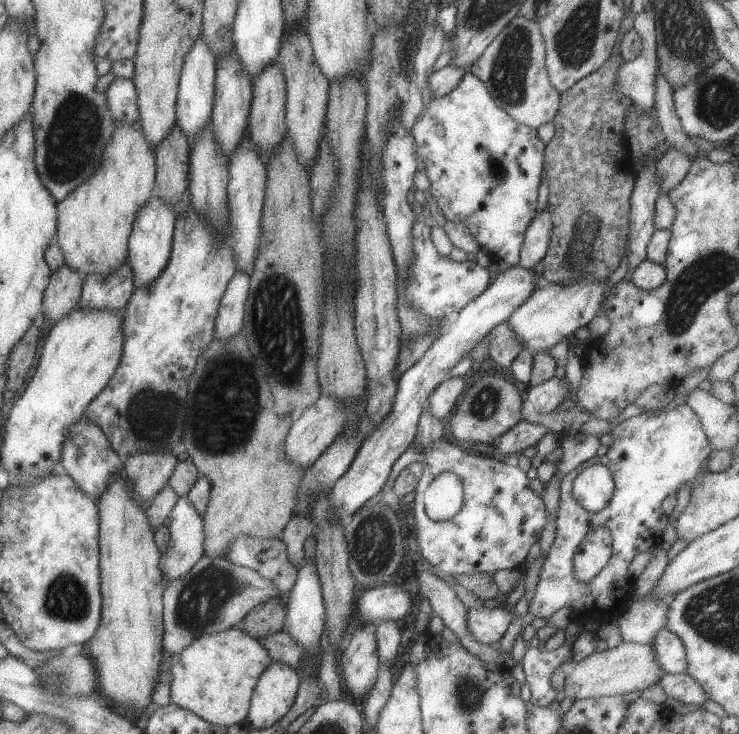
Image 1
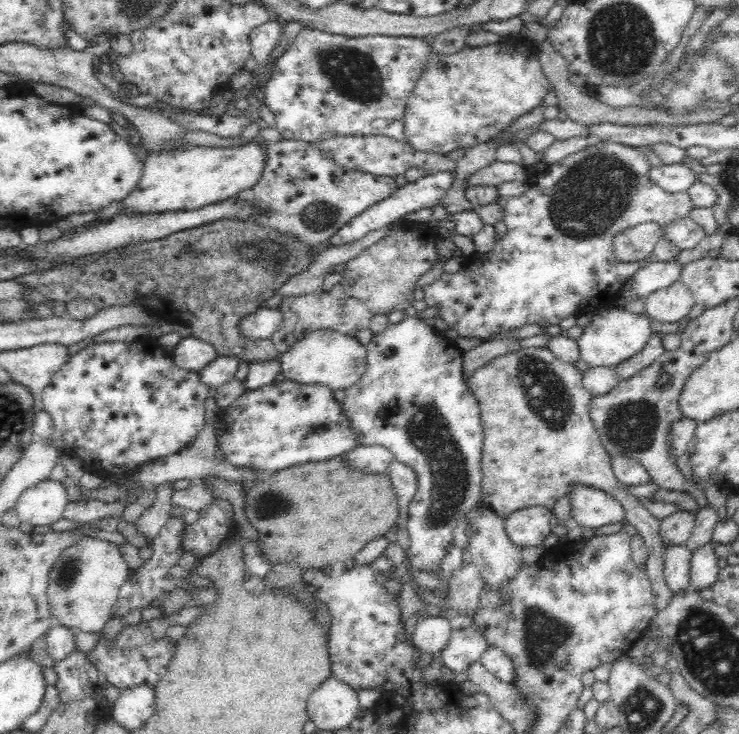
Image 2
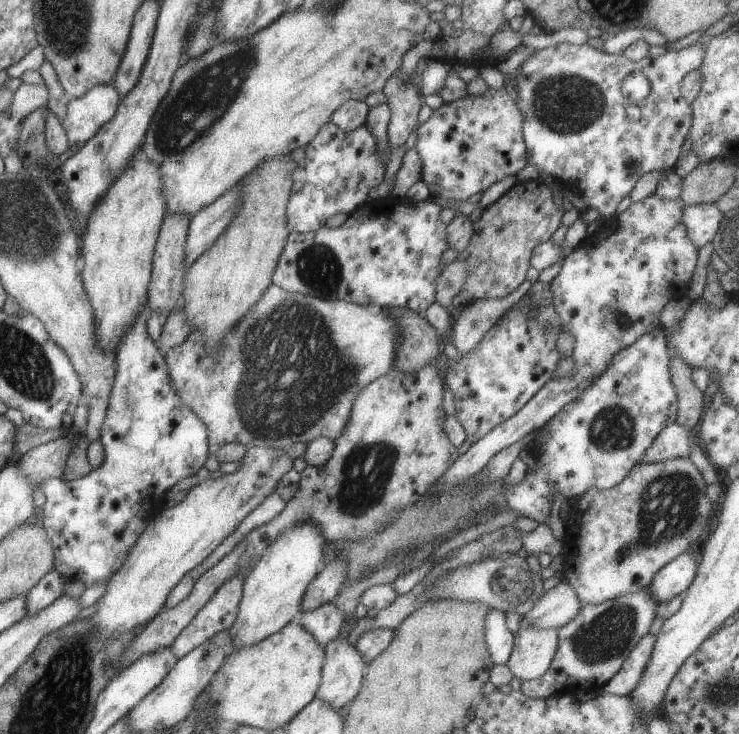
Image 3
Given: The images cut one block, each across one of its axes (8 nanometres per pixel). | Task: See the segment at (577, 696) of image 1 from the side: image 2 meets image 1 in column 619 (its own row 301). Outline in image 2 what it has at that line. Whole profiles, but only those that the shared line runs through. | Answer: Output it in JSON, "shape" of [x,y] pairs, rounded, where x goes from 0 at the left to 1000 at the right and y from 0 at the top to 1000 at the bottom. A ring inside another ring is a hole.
{"shape":[[[919,381],[886,395],[870,407],[873,428],[890,439],[915,439],[930,431],[940,409]]]}

